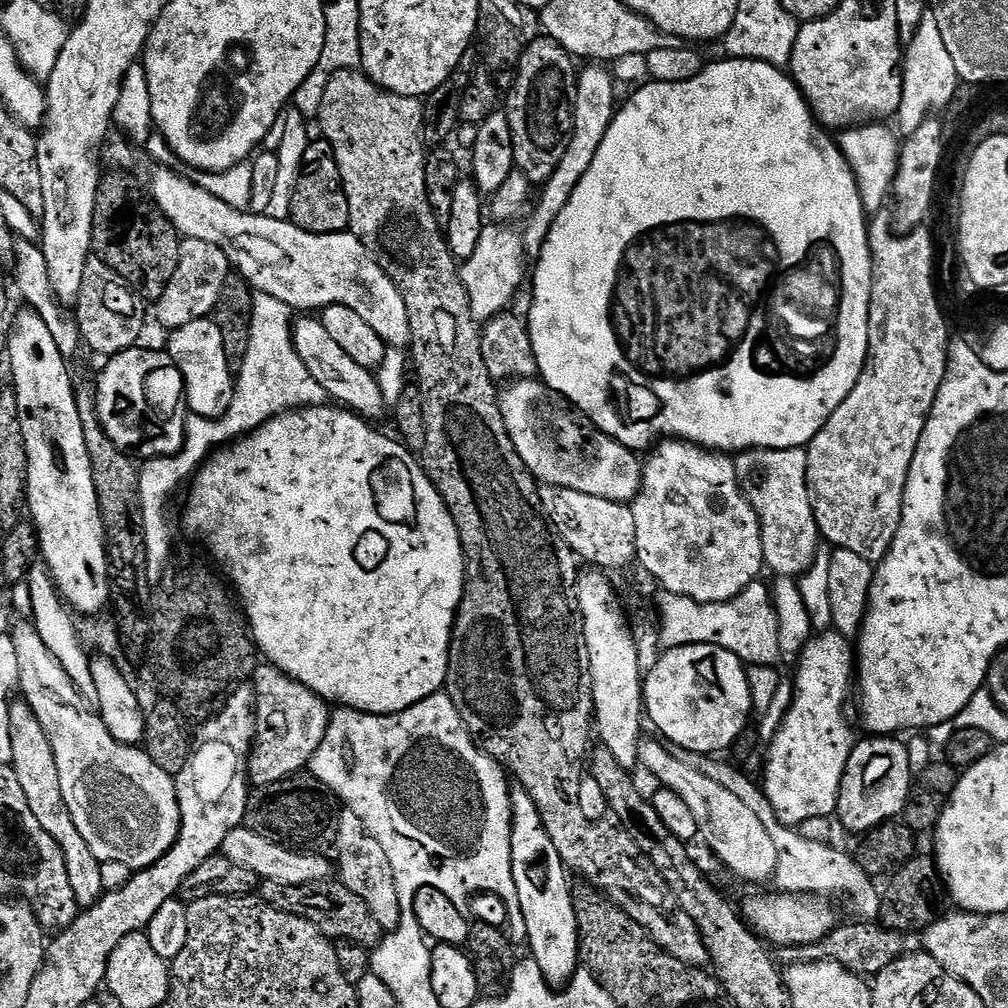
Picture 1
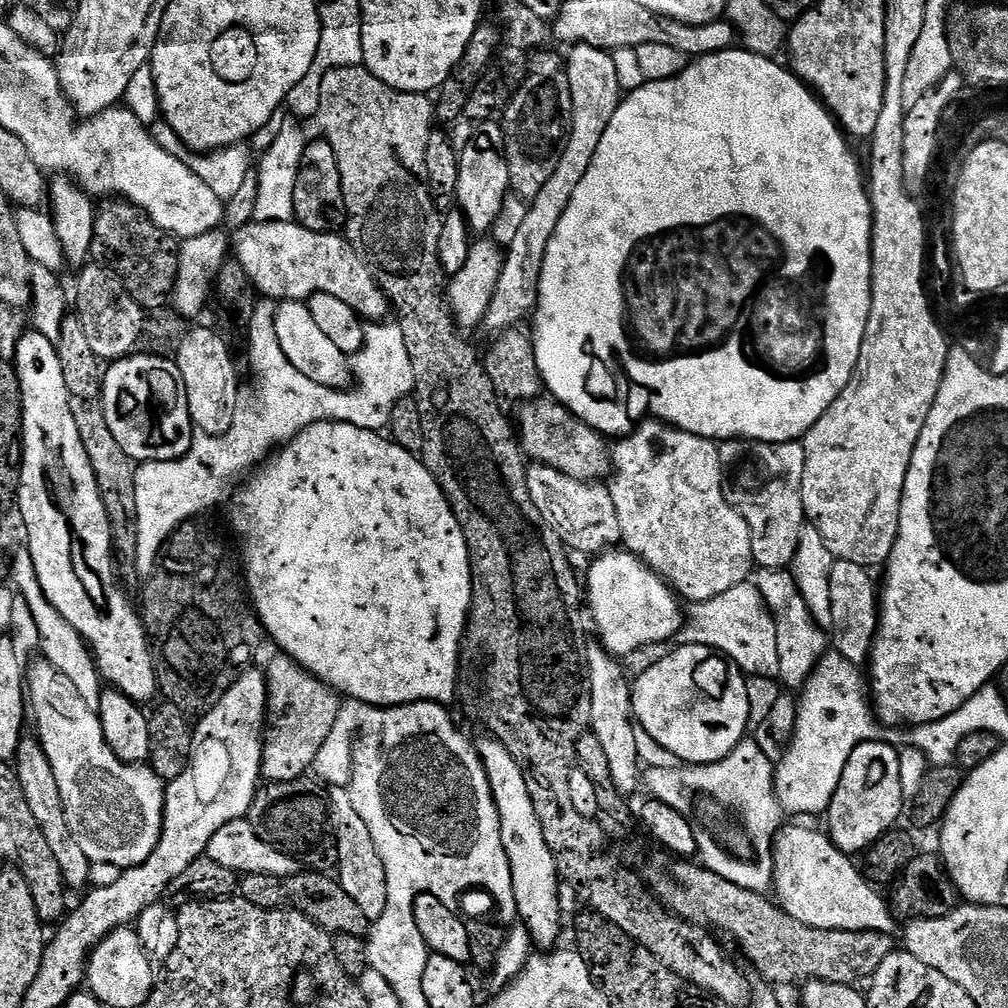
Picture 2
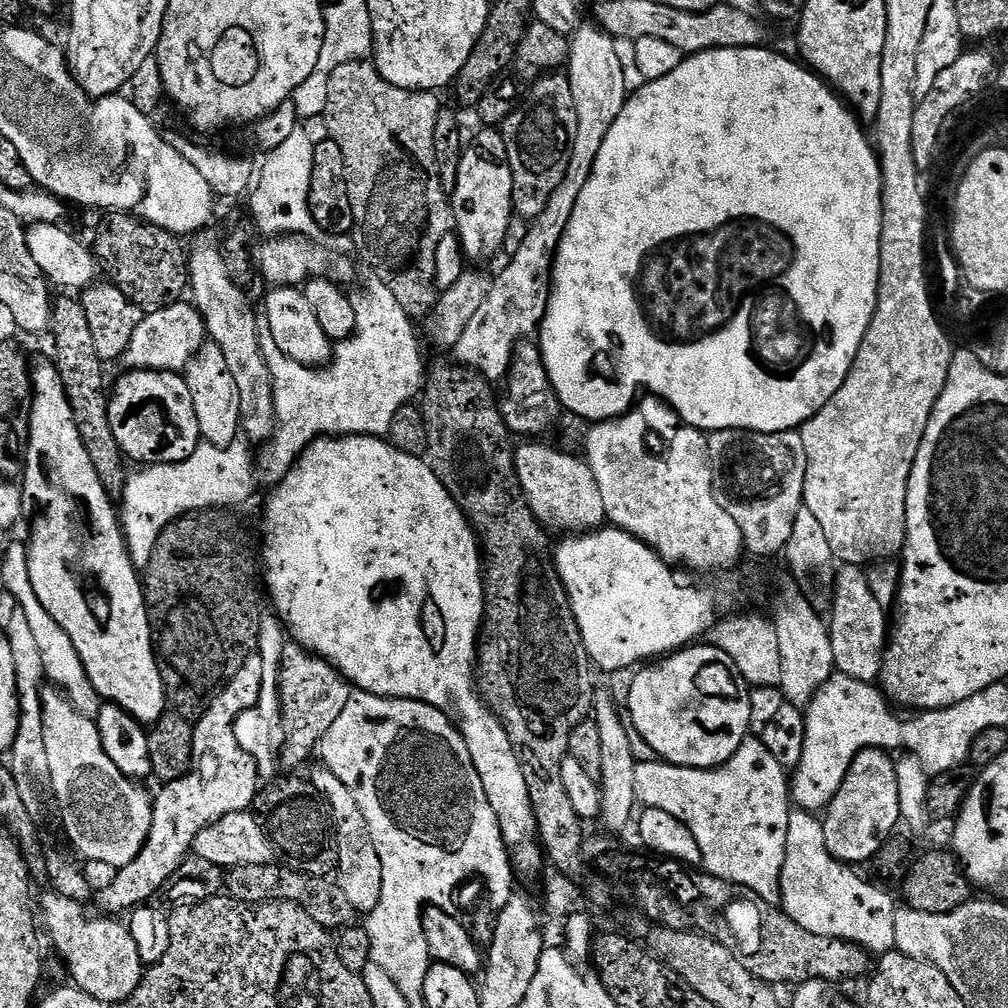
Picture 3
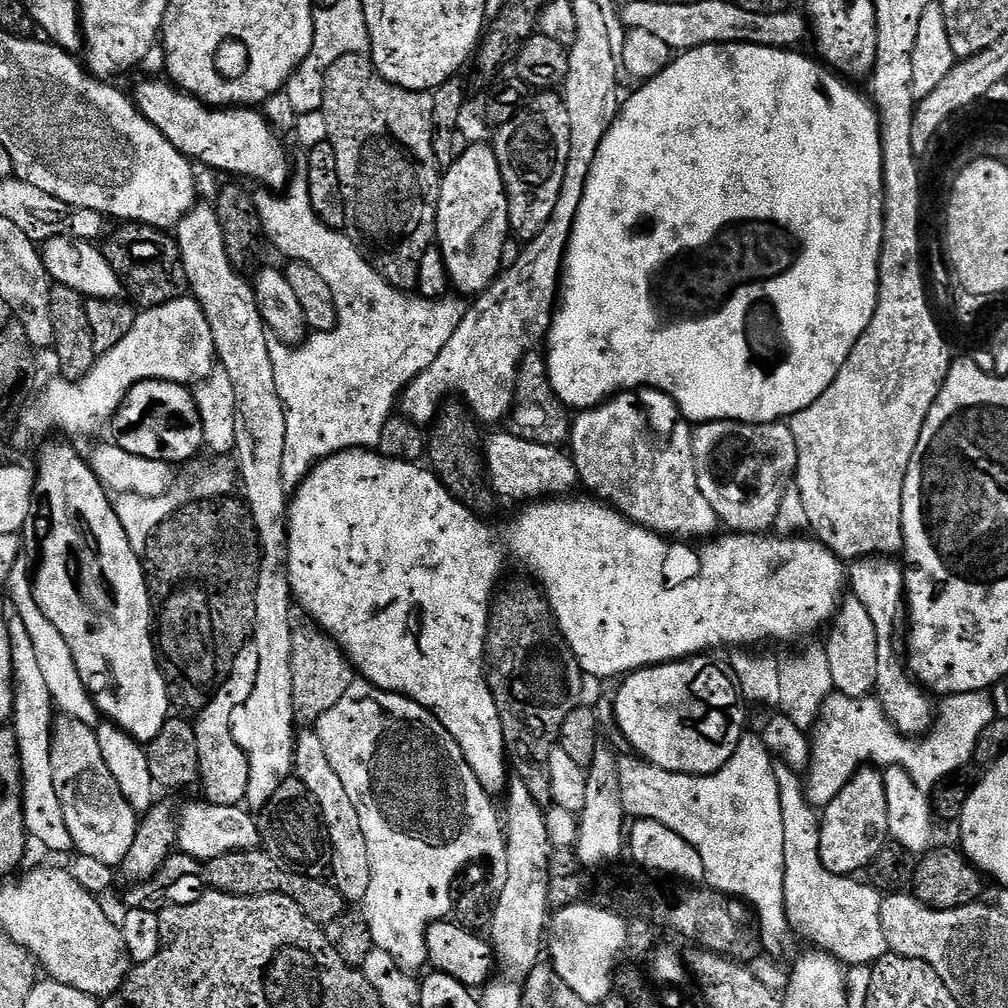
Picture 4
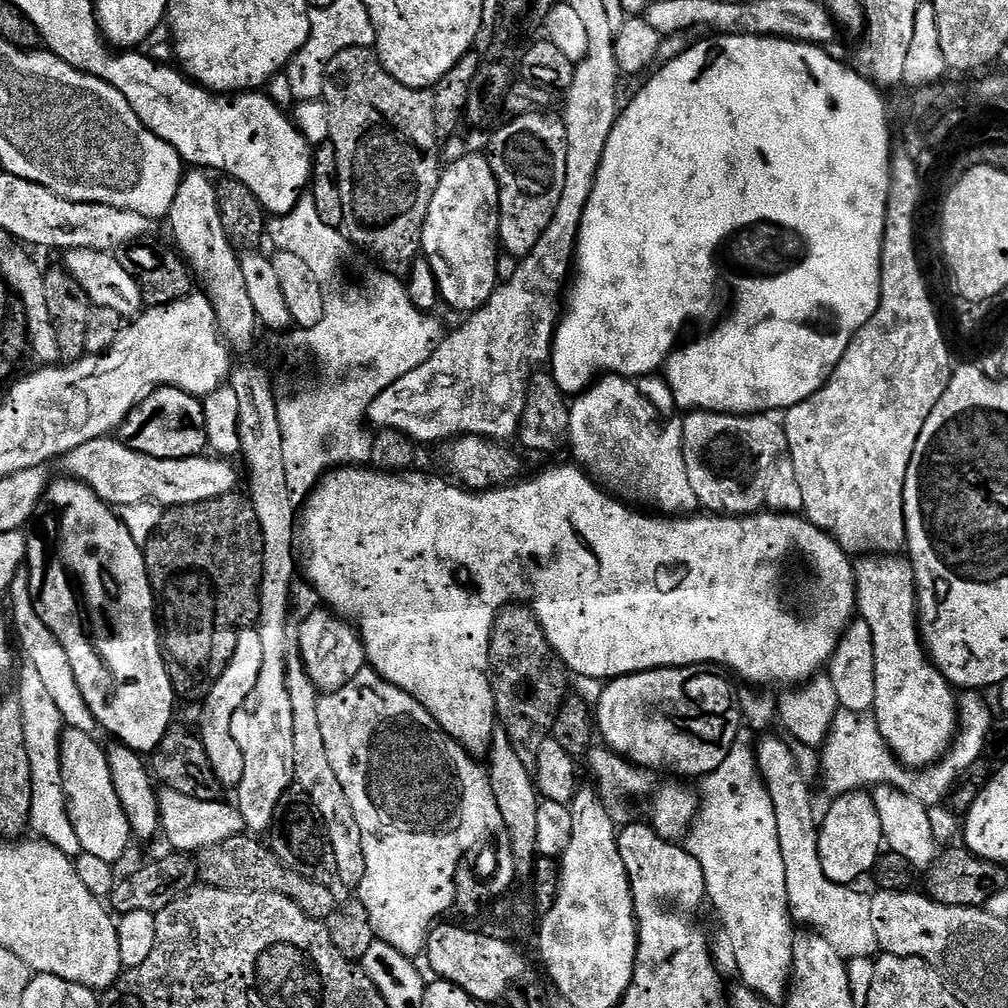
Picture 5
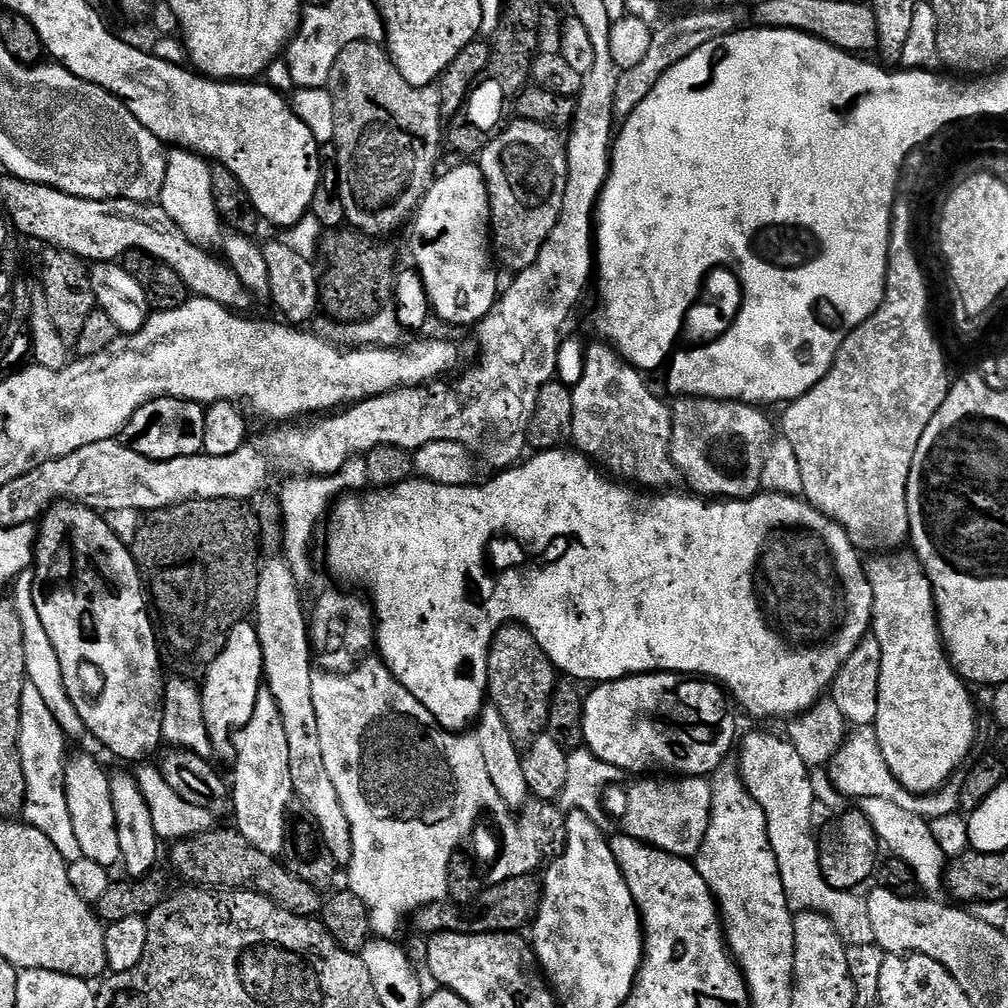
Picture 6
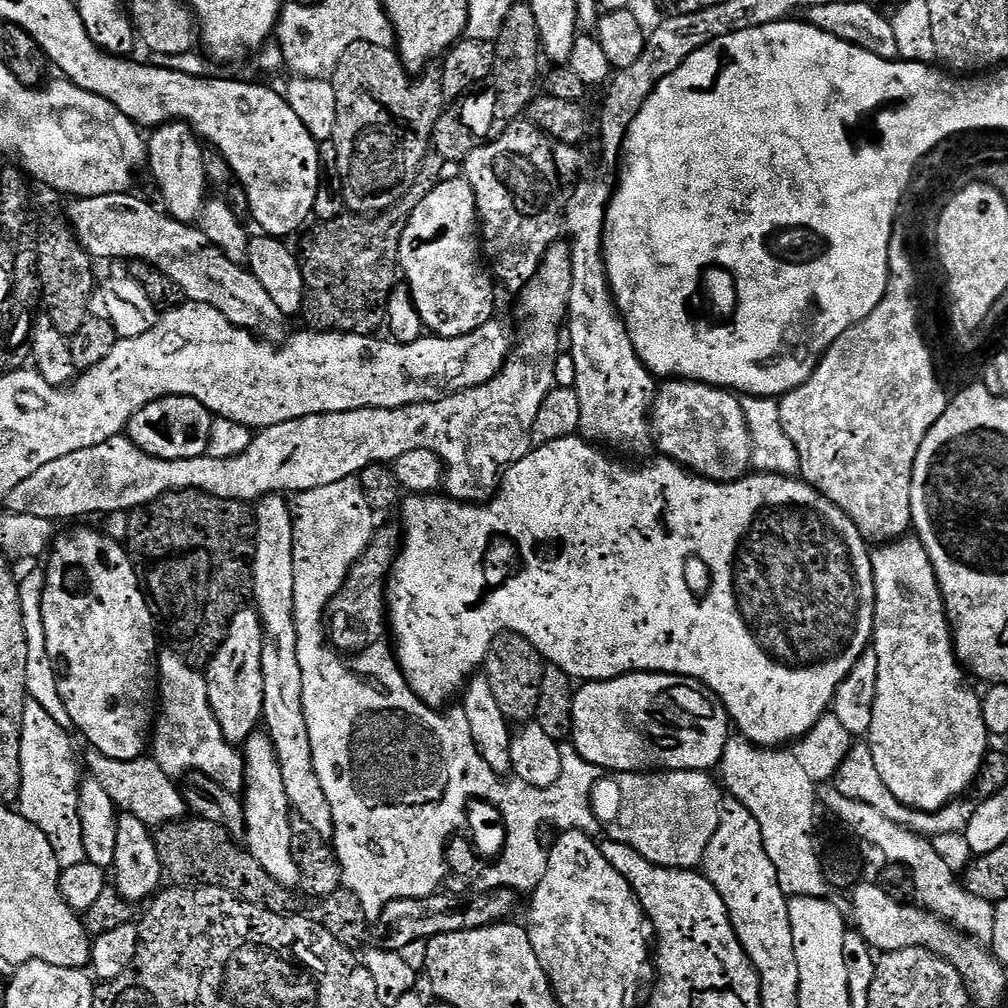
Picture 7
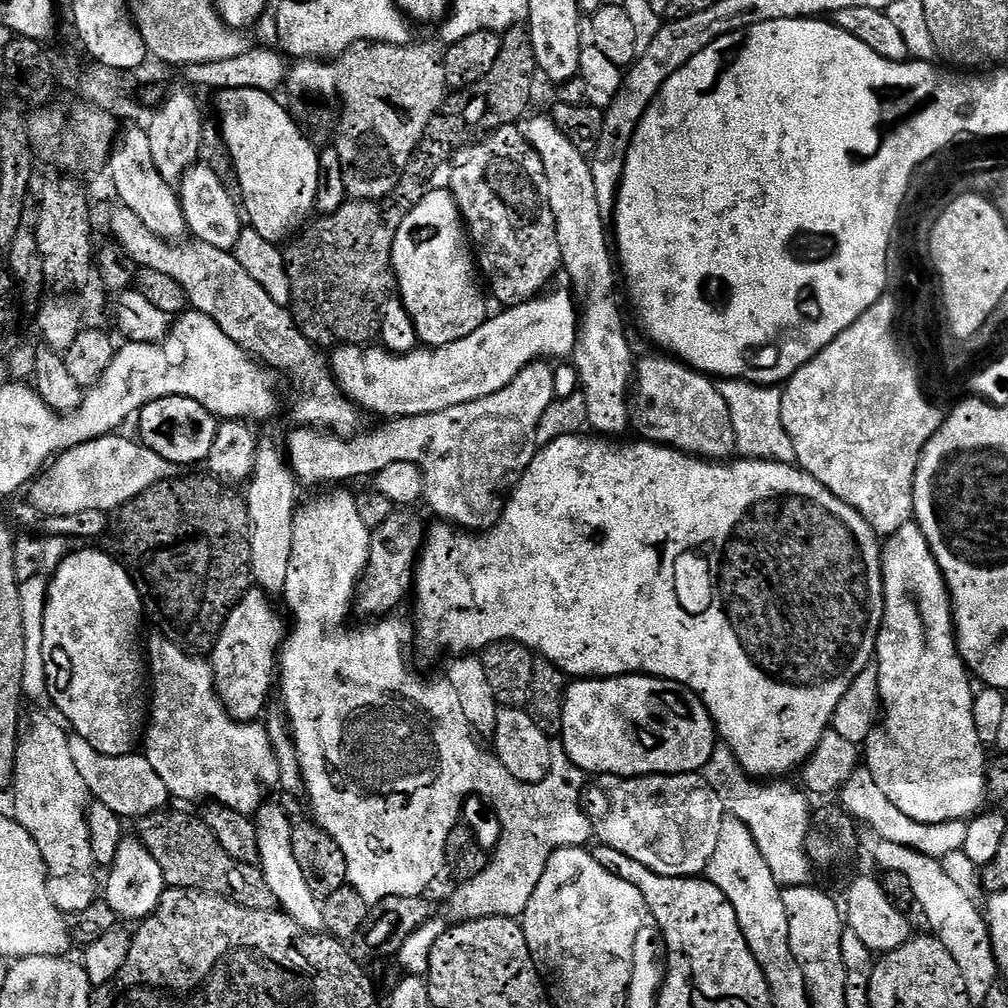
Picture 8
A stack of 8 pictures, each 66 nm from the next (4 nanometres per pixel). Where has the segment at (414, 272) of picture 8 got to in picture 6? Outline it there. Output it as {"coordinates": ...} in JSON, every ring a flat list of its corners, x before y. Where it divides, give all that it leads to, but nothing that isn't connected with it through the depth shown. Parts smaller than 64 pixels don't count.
{"coordinates":[[460,162,457,168,452,168,448,173,437,175,432,181,432,185,428,188,427,194,424,195,424,200,419,208,414,213,414,219,411,221,410,229,412,228,412,260,417,272,420,273,422,282,426,286,426,294,428,295,428,307,444,324,457,324,458,327,464,328,467,324,471,326,479,325,480,321,486,318,486,314,490,314,490,310,496,305,498,293,501,291,502,284,496,281,496,272,492,269,494,265,494,252,490,247,490,229,492,227,492,211,490,210,490,194,486,186,486,178,482,174,479,163,476,162]]}

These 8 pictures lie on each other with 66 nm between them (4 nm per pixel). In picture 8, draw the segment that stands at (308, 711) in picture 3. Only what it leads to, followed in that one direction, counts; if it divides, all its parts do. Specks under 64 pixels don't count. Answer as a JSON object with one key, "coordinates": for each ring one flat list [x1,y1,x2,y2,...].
{"coordinates":[[393,510,390,518,386,518,382,526,371,529,371,533,368,564,354,589,354,608,364,618,382,618,391,613,388,612,391,608,403,602,407,592,409,595,414,580,414,565,424,546,426,524,412,510]]}

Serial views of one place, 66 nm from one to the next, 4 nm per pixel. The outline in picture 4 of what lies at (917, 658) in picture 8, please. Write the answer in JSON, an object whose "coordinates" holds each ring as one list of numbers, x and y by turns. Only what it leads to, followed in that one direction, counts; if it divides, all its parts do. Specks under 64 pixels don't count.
{"coordinates":[[864,556,860,560,851,561,846,580,850,585,851,595,856,596,862,602,862,606,866,606,866,610,870,610,870,618,874,621,874,628,878,630,878,678,875,699,880,701,886,718,903,736,919,738,925,735,934,723,934,700,917,684,906,667,904,569,895,559,886,556]]}

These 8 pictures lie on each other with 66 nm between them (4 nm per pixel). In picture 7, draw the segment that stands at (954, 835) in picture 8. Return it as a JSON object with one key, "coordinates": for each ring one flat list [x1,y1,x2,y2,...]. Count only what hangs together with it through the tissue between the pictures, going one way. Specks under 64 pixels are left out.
{"coordinates":[[864,742,857,743,850,750,850,754,846,754,846,762,842,762,842,766,836,772,834,783,839,793,846,795,847,798,872,806,884,814,886,818,892,819,895,823,902,824,928,838,944,836,947,832,963,833,965,826,968,825,972,817,972,808,969,805,960,804,964,802,947,804,939,812,934,813,916,812,913,808,907,808,905,804,900,804,898,798,894,798,894,794,890,794,890,790,886,790,886,782,882,782,882,777,874,766,874,754,870,754,867,743]]}

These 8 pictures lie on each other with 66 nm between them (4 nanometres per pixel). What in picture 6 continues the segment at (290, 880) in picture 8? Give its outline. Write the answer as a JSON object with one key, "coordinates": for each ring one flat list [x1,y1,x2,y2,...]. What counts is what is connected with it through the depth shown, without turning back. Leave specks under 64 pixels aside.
{"coordinates":[[267,690,260,691,254,714,250,714,250,722,239,728,234,739,236,769,230,775,232,812,236,816,234,827,244,835,246,842,250,842,250,846,262,850,262,854,267,856,279,857,288,836,288,803,293,803,294,793,290,778,290,746,286,743,286,726,282,722,278,702,274,702]]}

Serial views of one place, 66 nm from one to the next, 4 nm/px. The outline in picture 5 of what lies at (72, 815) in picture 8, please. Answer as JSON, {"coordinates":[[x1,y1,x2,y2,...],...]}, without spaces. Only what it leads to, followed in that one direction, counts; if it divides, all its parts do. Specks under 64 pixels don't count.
{"coordinates":[[25,659,18,668,18,695,22,706,22,726,26,726,26,754,30,754,30,778,32,779,32,801,30,802,31,831,39,839,50,842,62,854,70,857,80,855,78,834,74,834,74,826,70,822,66,794,62,786,62,762,60,761,60,739,64,737,66,725,62,714,58,714,58,706,54,698,43,684,38,669]]}

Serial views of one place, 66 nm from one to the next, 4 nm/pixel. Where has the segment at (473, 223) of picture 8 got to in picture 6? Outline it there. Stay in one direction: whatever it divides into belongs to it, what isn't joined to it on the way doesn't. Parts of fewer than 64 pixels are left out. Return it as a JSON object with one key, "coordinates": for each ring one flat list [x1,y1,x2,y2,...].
{"coordinates":[[519,118,513,121,485,143,478,163,490,194,490,244,495,259,499,263,501,260,509,268,509,273,515,274,534,266,538,250,542,250,546,238,550,238,550,230,554,230,558,222,558,214,562,214,568,150,565,137,557,129]]}

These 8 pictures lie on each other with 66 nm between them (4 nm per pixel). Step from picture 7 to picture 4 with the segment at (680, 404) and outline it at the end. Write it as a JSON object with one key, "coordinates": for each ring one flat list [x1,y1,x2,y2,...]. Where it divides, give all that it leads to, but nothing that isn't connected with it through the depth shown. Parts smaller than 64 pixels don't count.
{"coordinates":[[715,420,697,424,692,430,692,449,698,490,714,506,714,514,725,529,736,534,764,534,771,529,768,528,771,524,777,523,780,503,798,466,798,446,787,423,743,424,737,420]]}

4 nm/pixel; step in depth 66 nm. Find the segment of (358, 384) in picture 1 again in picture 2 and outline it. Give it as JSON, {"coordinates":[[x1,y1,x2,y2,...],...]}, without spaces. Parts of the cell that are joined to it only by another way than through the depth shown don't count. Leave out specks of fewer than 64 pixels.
{"coordinates":[[286,300,277,303,274,308,272,331,276,346,286,354,290,366,298,370,298,374,306,374,310,382,318,382,318,386,347,389,354,380,354,368,350,358,338,346,334,346,326,333,314,322,307,303,302,300]]}

